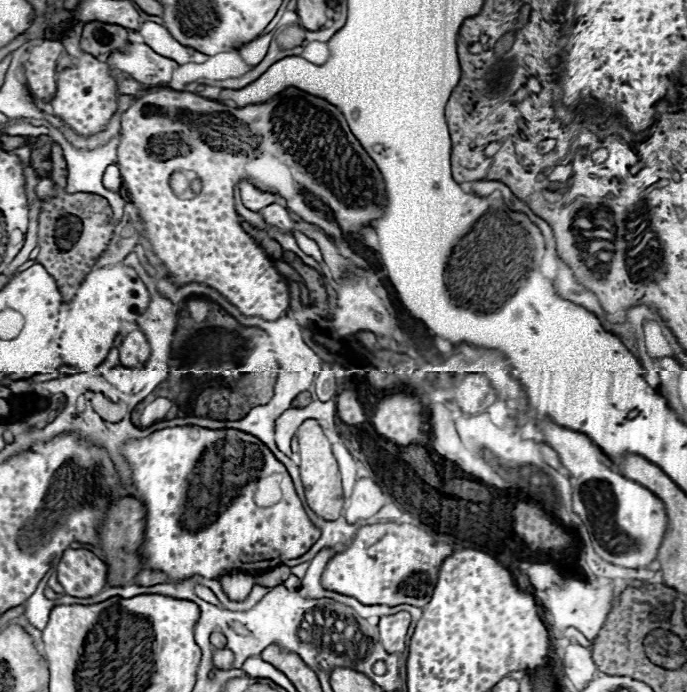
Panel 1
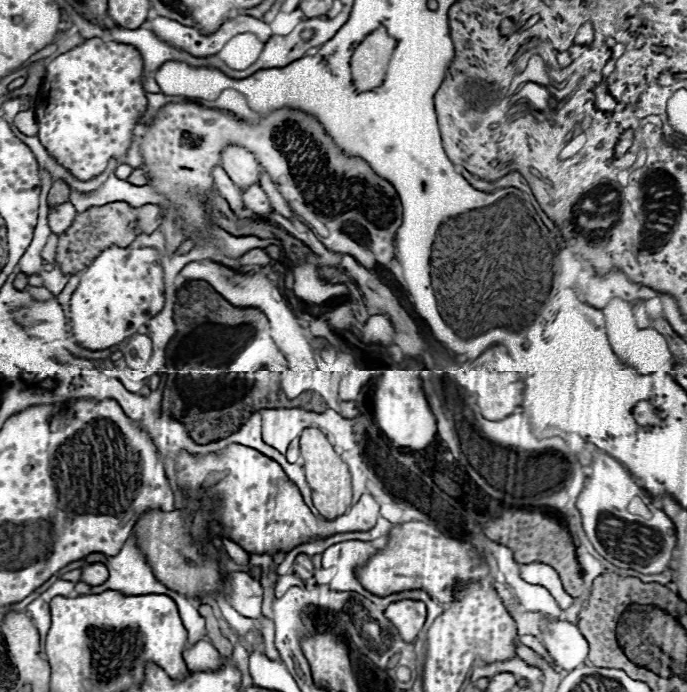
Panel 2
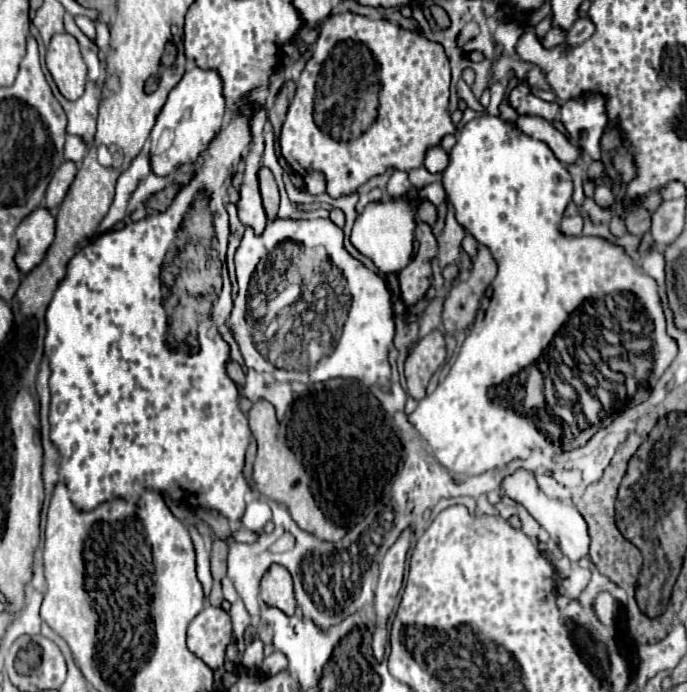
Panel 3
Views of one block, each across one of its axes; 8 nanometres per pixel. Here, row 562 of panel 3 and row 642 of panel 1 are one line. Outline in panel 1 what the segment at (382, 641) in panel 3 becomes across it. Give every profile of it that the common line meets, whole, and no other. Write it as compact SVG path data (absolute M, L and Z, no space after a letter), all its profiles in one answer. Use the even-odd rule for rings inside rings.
M398 612L392 616L380 618L380 642L390 654L404 652L408 626L410 626L410 614L408 612Z

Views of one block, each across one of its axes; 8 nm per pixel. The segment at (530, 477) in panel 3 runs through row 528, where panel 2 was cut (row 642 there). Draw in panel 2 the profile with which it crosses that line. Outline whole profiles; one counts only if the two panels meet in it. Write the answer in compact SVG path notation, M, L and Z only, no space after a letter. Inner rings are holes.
M556 620L556 622L546 622L542 630L544 630L544 646L554 658L556 666L570 672L586 664L588 642L574 624Z

